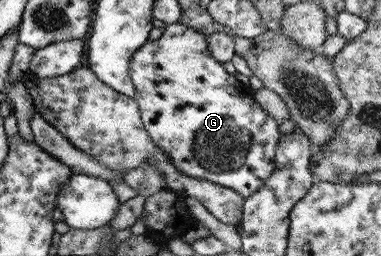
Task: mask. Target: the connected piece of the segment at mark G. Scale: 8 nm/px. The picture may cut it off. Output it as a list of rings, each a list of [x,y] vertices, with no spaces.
[[[173,23],[166,25],[163,32],[156,40],[147,39],[129,59],[129,76],[134,86],[134,94],[132,99],[138,106],[140,119],[143,122],[143,129],[149,135],[153,144],[156,144],[164,156],[170,160],[170,163],[182,174],[190,176],[191,178],[198,178],[199,180],[206,180],[207,182],[214,182],[219,186],[230,188],[241,195],[243,200],[250,194],[253,194],[258,188],[263,186],[267,177],[271,174],[274,165],[274,150],[279,140],[280,133],[278,132],[277,121],[269,116],[260,104],[256,104],[252,91],[248,87],[238,82],[233,75],[230,75],[224,68],[222,63],[210,55],[206,45],[206,36],[197,29],[191,28],[184,24]]]

